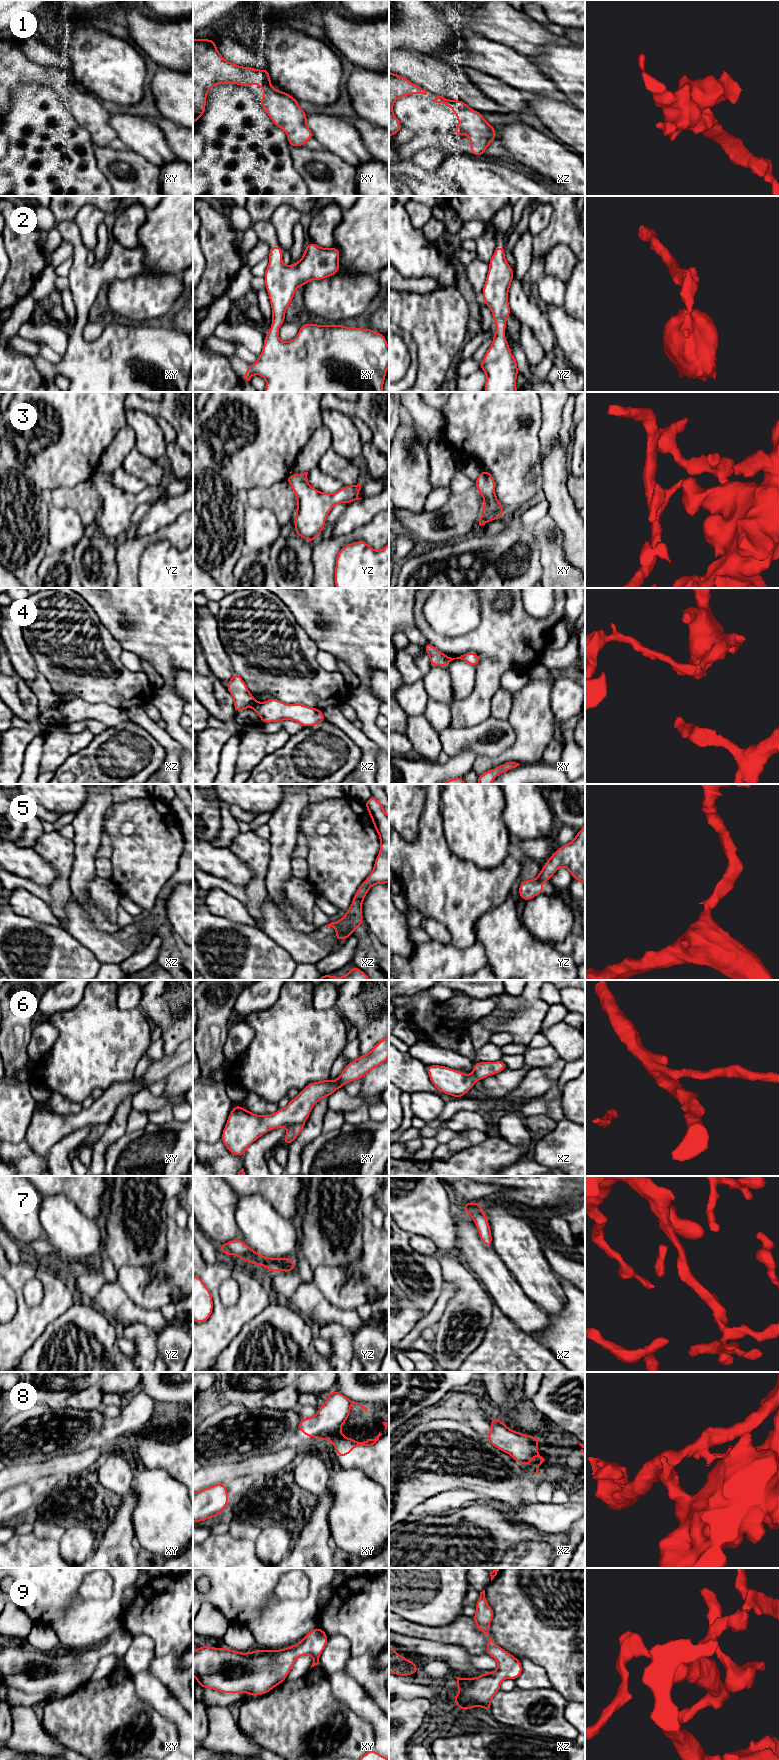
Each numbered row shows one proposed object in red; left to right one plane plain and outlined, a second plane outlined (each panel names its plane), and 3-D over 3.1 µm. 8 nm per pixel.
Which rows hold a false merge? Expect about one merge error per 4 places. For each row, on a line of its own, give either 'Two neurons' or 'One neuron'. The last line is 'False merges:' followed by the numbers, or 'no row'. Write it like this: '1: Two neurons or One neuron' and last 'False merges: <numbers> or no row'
1: One neuron
2: One neuron
3: Two neurons
4: Two neurons
5: Two neurons
6: One neuron
7: One neuron
8: One neuron
9: One neuron
False merges: 3, 4, 5

